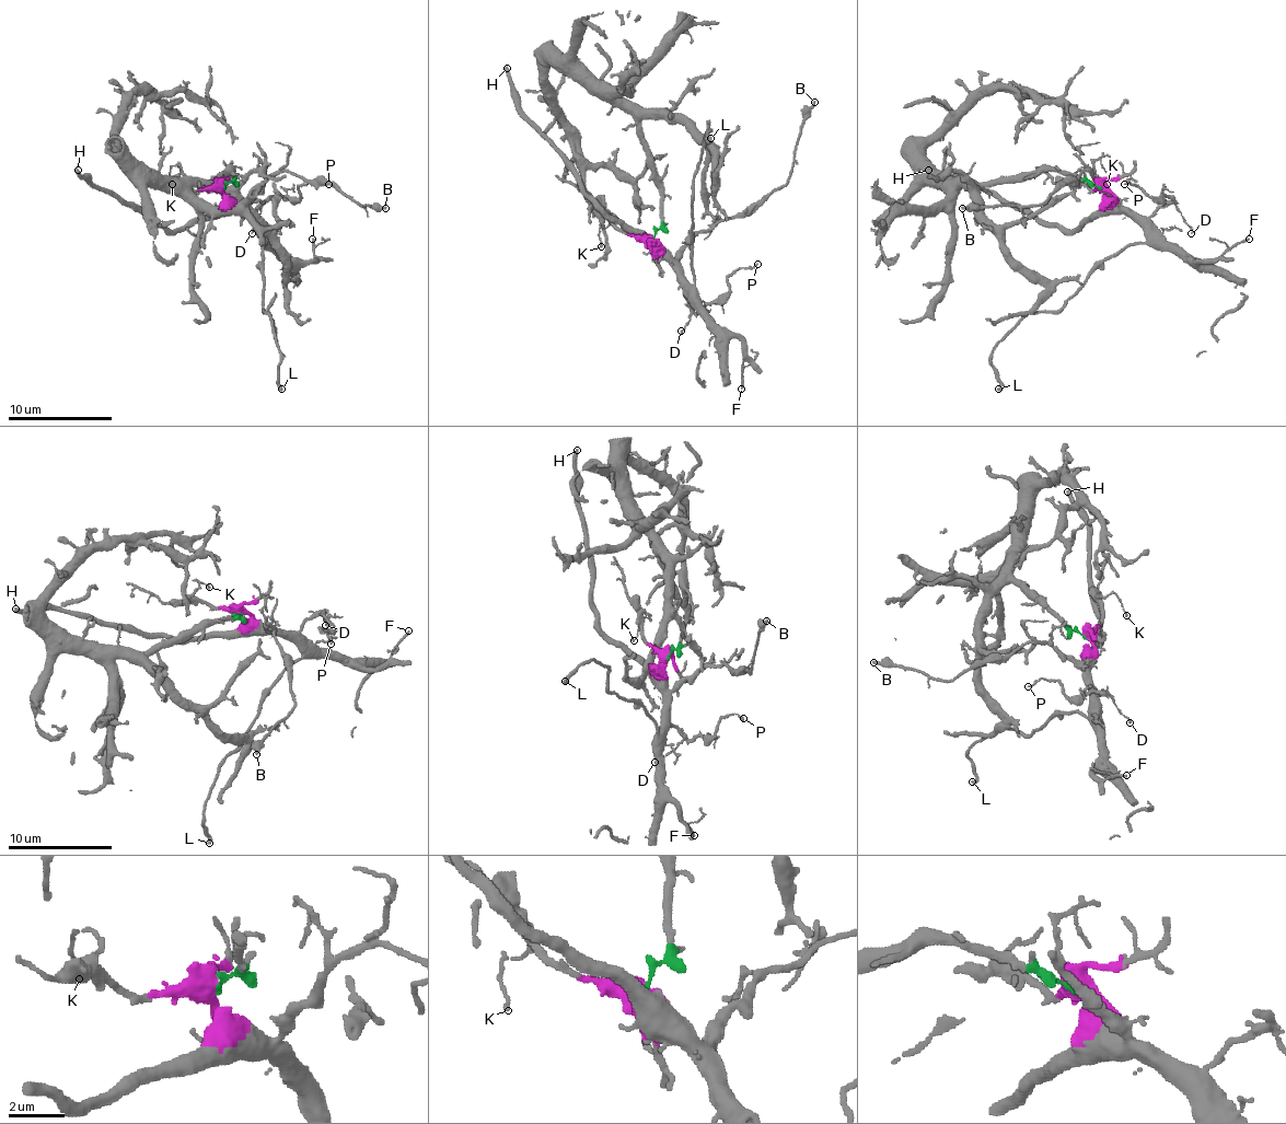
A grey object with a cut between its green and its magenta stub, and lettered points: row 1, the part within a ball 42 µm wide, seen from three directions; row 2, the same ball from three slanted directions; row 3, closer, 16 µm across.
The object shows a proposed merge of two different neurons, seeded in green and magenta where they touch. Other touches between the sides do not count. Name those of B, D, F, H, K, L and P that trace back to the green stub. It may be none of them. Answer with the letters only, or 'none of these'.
none of these

